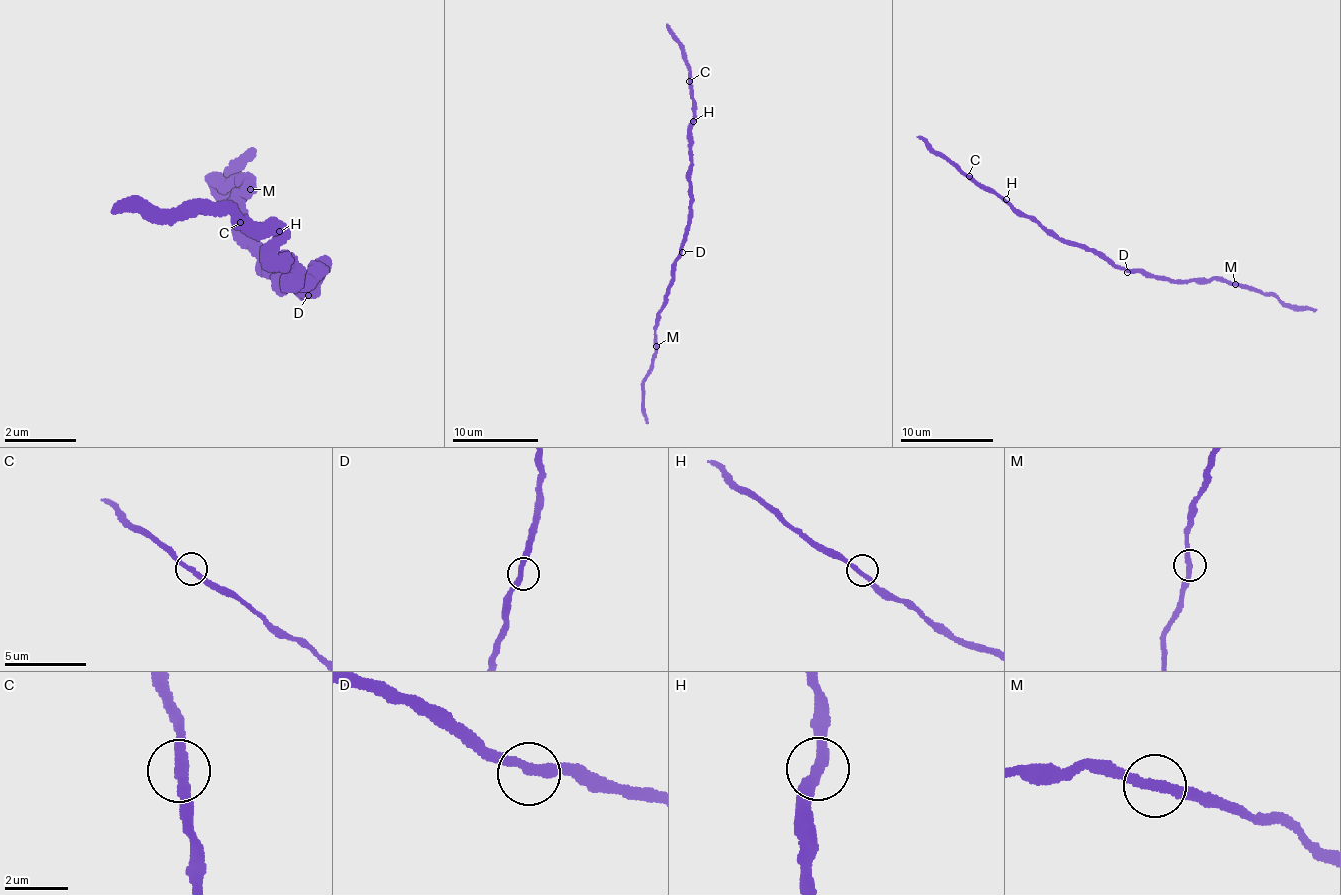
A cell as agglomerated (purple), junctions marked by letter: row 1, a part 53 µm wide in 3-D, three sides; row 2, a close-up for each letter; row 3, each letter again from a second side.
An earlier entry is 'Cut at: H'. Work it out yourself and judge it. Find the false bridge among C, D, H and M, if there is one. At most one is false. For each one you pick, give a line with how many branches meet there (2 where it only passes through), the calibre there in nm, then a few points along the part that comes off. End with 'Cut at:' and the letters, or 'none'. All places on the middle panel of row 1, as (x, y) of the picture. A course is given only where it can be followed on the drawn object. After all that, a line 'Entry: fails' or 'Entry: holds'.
Cut at: none
Entry: fails

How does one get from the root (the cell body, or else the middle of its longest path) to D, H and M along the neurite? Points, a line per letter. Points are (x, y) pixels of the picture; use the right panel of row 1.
D: (1104, 260), (1120, 265), (1127, 272)
H: (1104, 260), (1090, 249), (1055, 239), (1036, 221), (1022, 217), (1006, 199)
M: (1104, 260), (1173, 279), (1216, 279), (1233, 281), (1235, 284)

